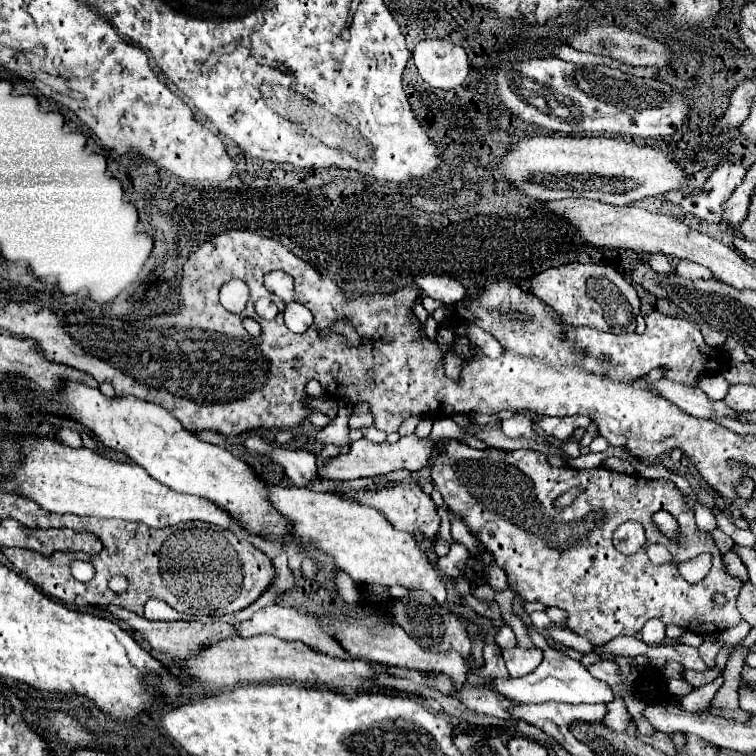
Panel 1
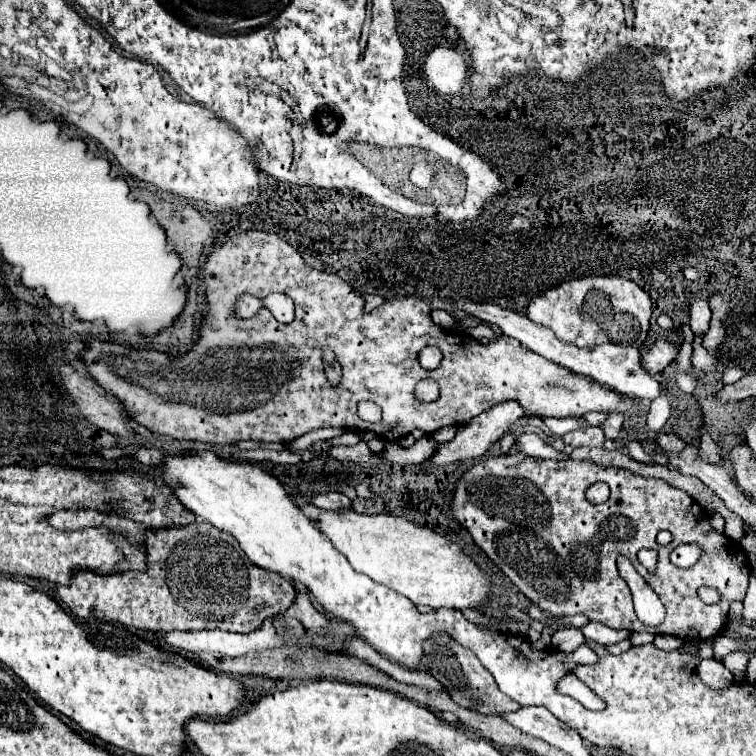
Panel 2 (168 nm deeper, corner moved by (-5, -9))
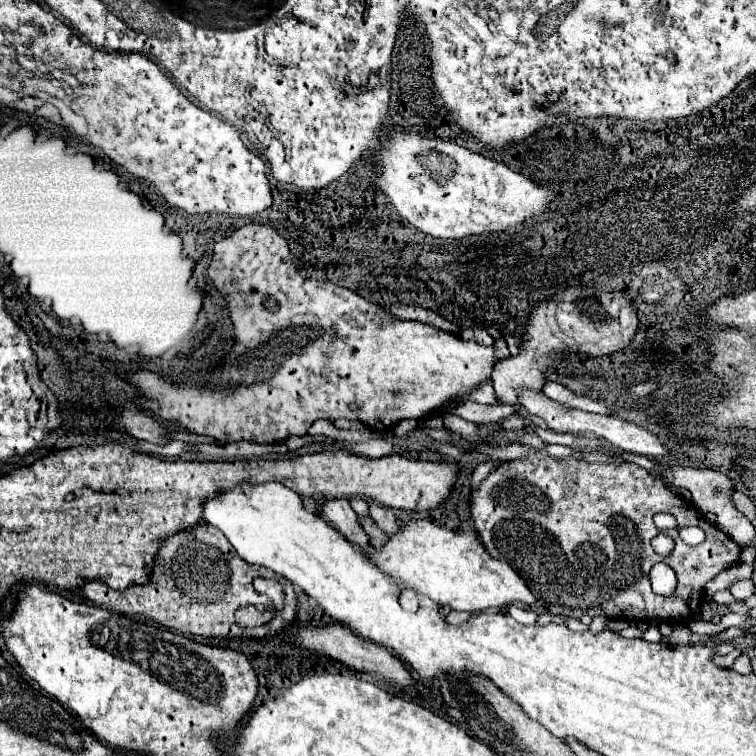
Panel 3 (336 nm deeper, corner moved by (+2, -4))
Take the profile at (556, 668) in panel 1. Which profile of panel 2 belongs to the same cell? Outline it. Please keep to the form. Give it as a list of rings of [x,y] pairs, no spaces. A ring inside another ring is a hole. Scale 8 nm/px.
[[[573,673],[565,675],[559,683],[557,683],[557,691],[561,691],[563,695],[569,695],[573,699],[577,699],[585,709],[591,709],[591,711],[601,711],[605,709],[605,701],[595,695],[585,683],[581,683]]]

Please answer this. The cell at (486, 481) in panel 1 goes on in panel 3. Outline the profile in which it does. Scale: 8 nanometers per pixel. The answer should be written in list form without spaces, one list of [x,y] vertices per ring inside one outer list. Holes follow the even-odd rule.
[[[528,454],[526,458],[520,458],[520,460],[510,460],[510,462],[504,462],[500,464],[494,472],[488,474],[488,478],[480,484],[480,488],[472,494],[472,506],[470,506],[470,516],[472,516],[472,522],[482,538],[482,544],[484,548],[498,560],[504,560],[508,562],[522,578],[526,578],[526,584],[528,588],[532,590],[532,594],[542,602],[542,606],[550,612],[550,614],[560,614],[560,616],[570,616],[570,618],[582,618],[582,614],[590,614],[592,618],[594,616],[608,616],[608,618],[618,618],[618,620],[636,620],[636,622],[644,622],[644,620],[656,620],[656,622],[686,622],[688,618],[694,618],[696,616],[696,610],[700,612],[700,604],[702,604],[702,598],[704,598],[704,584],[708,580],[712,580],[716,574],[720,574],[722,570],[728,570],[732,568],[738,558],[740,558],[740,548],[732,542],[730,536],[726,536],[722,530],[718,530],[716,526],[712,526],[702,514],[696,512],[696,508],[690,504],[690,502],[684,502],[680,496],[672,494],[660,480],[654,480],[648,476],[648,472],[636,464],[588,464],[584,462],[580,456],[570,456],[570,458],[552,458],[548,454]],[[658,512],[666,512],[666,514],[672,514],[676,520],[678,520],[678,526],[700,526],[704,532],[706,532],[706,540],[698,546],[688,546],[680,540],[678,536],[678,530],[664,530],[664,534],[668,534],[672,540],[674,540],[674,550],[668,558],[662,558],[658,556],[652,546],[650,546],[650,540],[654,536],[660,534],[660,530],[654,526],[654,514]],[[658,562],[666,562],[670,568],[674,568],[676,576],[678,576],[678,588],[672,596],[656,596],[652,592],[652,586],[650,586],[650,568]]]

